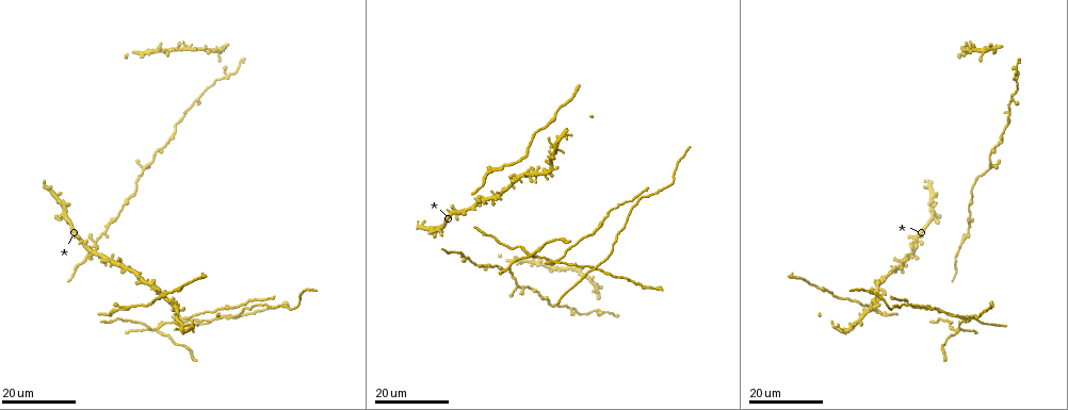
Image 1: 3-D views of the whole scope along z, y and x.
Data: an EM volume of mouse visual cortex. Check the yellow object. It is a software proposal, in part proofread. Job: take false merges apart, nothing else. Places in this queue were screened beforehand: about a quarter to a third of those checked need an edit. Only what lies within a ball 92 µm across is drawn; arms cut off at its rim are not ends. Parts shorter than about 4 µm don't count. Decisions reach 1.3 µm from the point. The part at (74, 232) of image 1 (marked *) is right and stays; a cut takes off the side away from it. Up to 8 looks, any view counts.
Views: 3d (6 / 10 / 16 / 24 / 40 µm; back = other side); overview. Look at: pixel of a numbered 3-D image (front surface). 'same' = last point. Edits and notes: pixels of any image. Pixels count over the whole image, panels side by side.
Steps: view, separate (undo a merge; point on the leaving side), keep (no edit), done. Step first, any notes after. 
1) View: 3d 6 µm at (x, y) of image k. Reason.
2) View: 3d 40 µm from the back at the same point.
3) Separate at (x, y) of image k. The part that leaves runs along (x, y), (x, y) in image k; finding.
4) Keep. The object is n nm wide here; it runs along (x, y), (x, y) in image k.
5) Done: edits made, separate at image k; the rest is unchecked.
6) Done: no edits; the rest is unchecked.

View: 3d 24 µm at (222, 315) of image 1. Four or more arms meet.

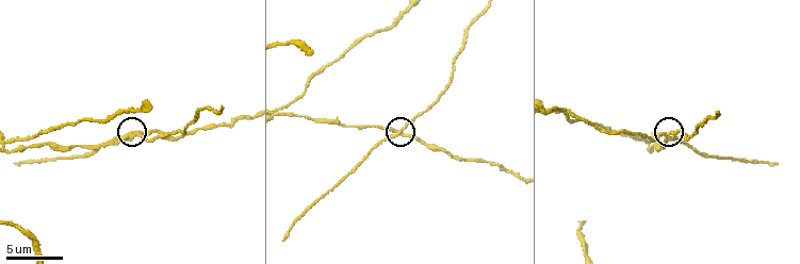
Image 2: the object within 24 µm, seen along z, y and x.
View: 3d 6 µm at (404, 134) of image 2. Closer look.

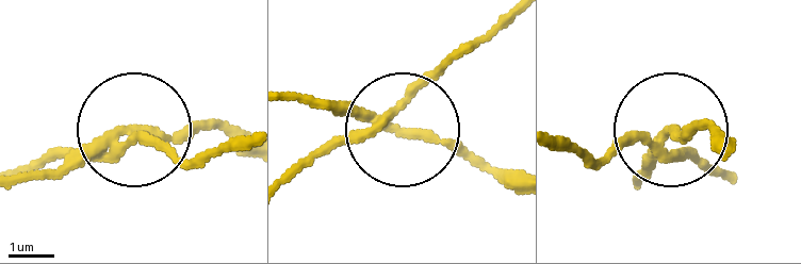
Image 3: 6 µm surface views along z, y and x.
Separate at (168, 144) of image 3. 4 arms meet here; the part that leaves runs along (118, 147), (194, 158), (240, 147) in image 3; a second neuron is stuck on.

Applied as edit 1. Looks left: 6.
View: overview. See it whole again.

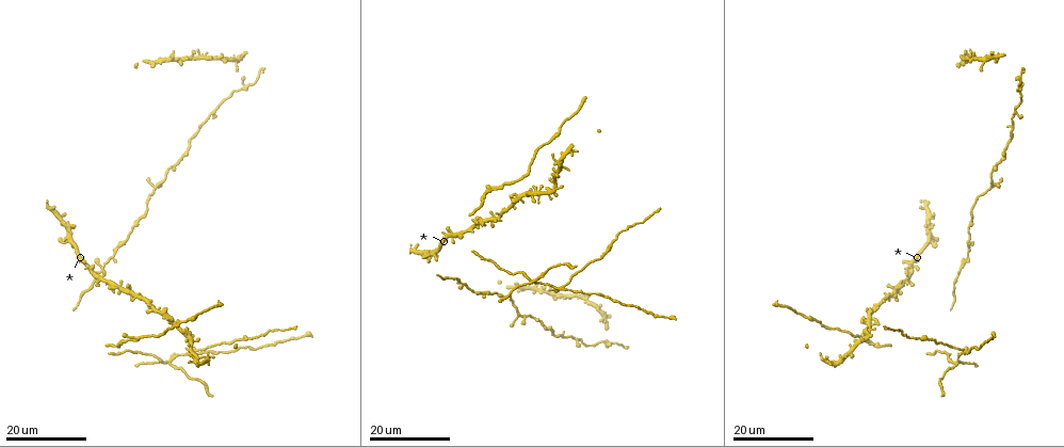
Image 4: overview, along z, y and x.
View: 3d 16 µm at (558, 289) of image 4. Looks like a crossing.

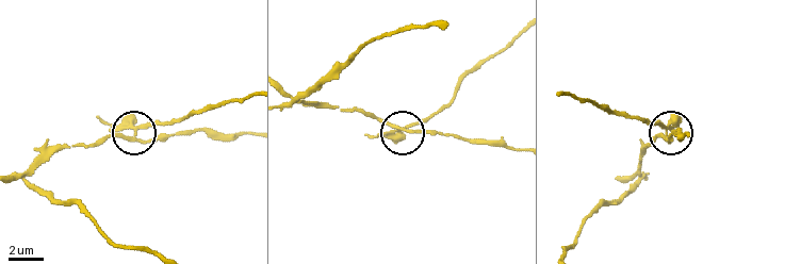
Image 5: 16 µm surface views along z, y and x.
View: 3d 6 µm at (138, 140) of image 5.

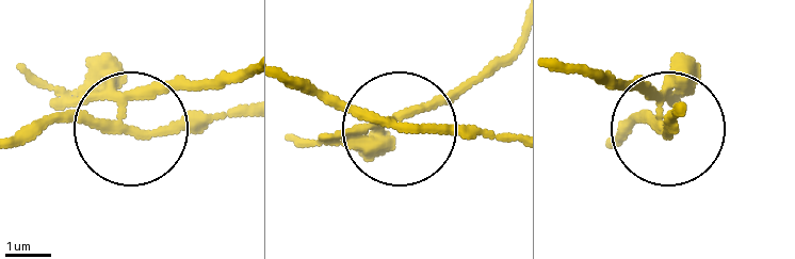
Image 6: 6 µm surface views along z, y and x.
Separate at (182, 81) of image 6. The side arm is 35 µm long; the part that leaves runs along (120, 96), (243, 77) in image 6; a second neuron is stuck on.

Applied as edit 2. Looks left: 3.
View: 3d 16 µm at (126, 242) of image 4. Sudden change in width.

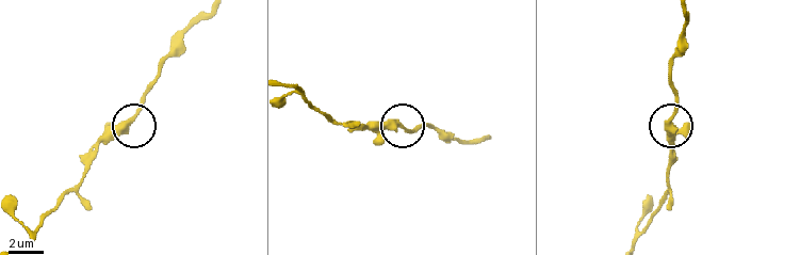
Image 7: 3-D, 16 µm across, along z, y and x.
View: 3d 6 µm at (127, 123) of image 7. Closer look.

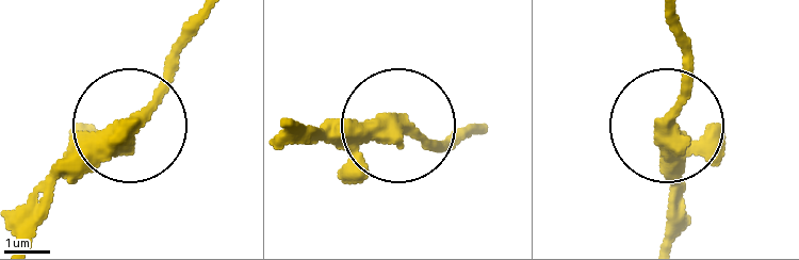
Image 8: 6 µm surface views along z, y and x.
View: 3d 6 µm from the back at (667, 122) of image 8.

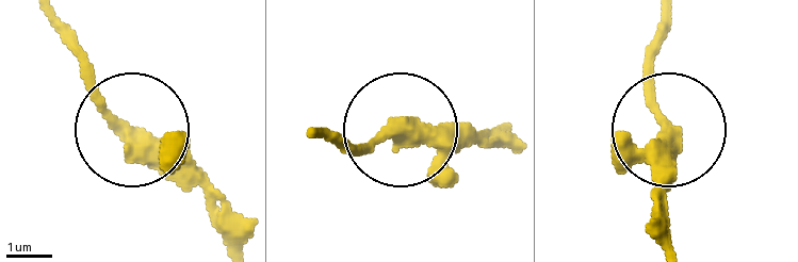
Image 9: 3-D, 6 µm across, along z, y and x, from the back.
Keep. The object is 380 nm wide here; continuous, no second neuron.

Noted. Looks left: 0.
Done: edits made, separate at image 3, separate at image 6; the rest is unchecked.

